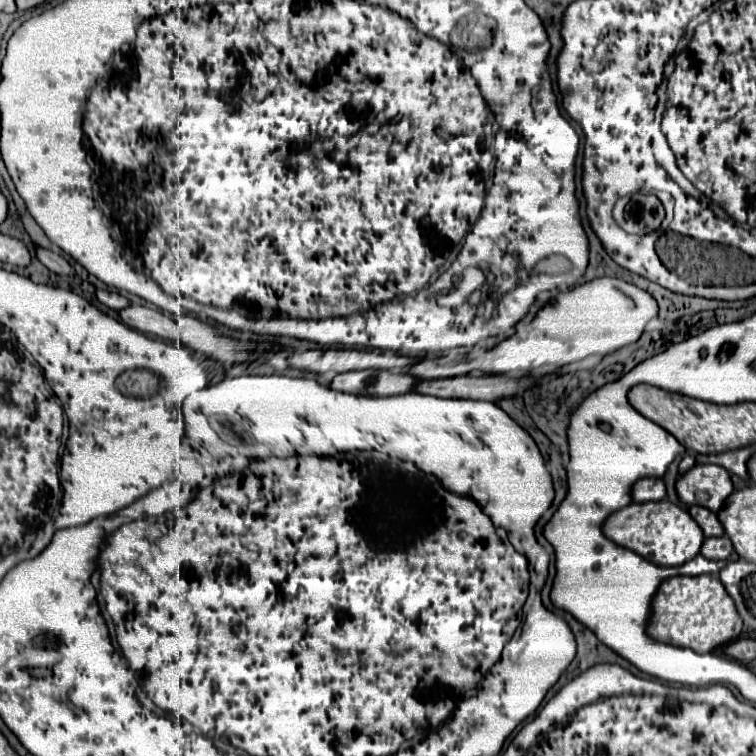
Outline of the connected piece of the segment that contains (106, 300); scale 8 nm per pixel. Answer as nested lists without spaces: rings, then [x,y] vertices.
[[[99,289],[99,291],[97,291],[97,299],[99,299],[103,305],[107,305],[109,309],[115,309],[115,311],[119,311],[119,309],[123,309],[123,307],[129,305],[123,295],[119,295],[117,291],[107,291],[107,289]]]

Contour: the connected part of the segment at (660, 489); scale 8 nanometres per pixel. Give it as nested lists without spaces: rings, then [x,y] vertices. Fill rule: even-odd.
[[[657,477],[639,479],[631,489],[631,497],[635,503],[661,501],[665,497],[665,483],[663,483],[663,479],[657,479]]]

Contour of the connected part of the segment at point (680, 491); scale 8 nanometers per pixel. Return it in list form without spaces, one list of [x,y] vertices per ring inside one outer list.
[[[695,465],[679,475],[675,491],[685,505],[703,505],[711,511],[719,511],[733,493],[733,483],[729,473],[719,465]]]

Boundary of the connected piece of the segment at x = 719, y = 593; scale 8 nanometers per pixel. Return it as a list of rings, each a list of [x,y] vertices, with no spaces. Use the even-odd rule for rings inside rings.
[[[717,575],[669,577],[659,585],[651,601],[647,635],[661,643],[689,647],[695,653],[711,653],[713,649],[737,639],[741,627],[743,621],[735,611],[735,603],[731,603],[731,597],[723,591]]]

